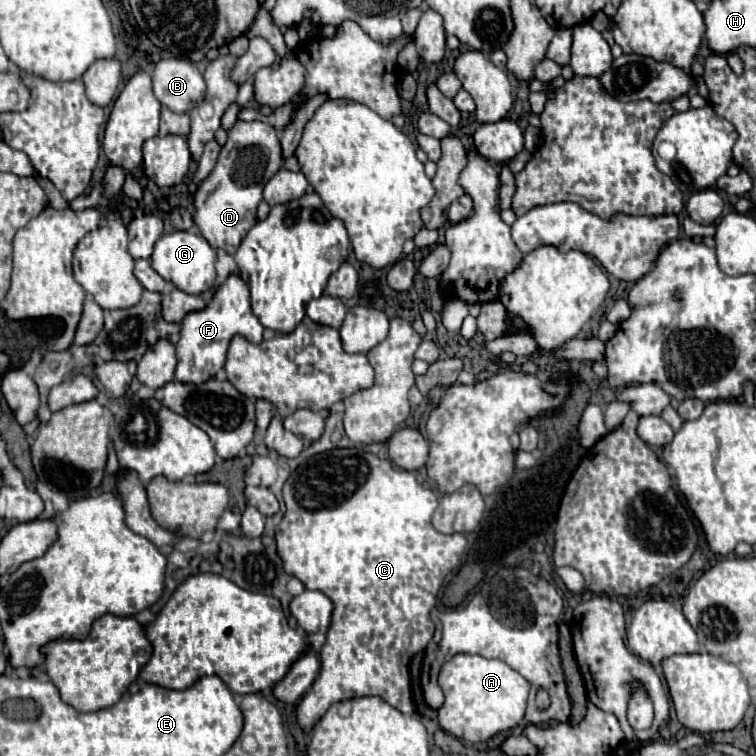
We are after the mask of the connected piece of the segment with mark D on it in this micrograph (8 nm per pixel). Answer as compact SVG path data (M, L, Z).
M261 120L253 122L235 122L235 126L227 132L227 144L223 146L215 170L201 182L195 192L195 214L193 220L201 230L203 238L213 246L229 252L231 256L237 252L241 240L249 232L249 228L257 222L255 210L263 200L263 186L277 174L281 168L281 144L277 138L277 130Z

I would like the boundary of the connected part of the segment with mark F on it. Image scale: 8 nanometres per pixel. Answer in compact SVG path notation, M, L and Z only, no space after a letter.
M229 274L227 280L213 294L211 302L203 310L189 312L181 322L175 378L179 382L205 382L205 378L213 378L215 372L223 368L227 346L235 334L243 334L249 342L257 344L263 340L263 330L265 328L251 310L249 286L243 282L239 274Z

